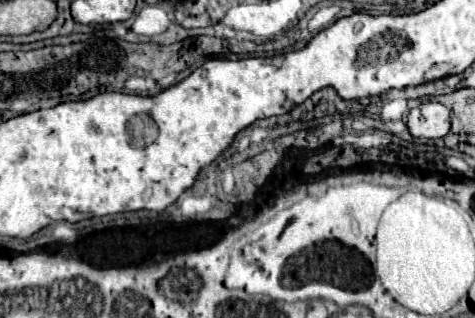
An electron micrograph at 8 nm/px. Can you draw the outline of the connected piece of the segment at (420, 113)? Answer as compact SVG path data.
M431 101L421 103L419 107L411 109L407 127L413 137L425 137L425 139L445 137L451 129L449 109L441 103L431 103Z

